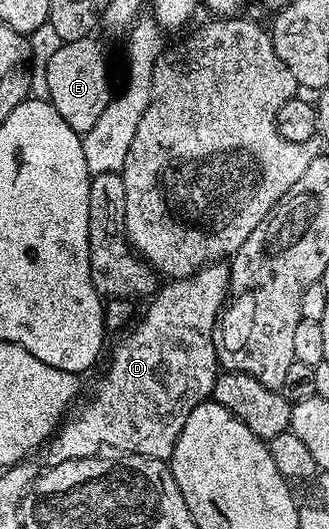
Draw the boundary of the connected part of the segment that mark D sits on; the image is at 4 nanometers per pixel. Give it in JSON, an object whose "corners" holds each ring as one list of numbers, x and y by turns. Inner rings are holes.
{"corners":[[214,263,205,265,190,277,178,277,165,283,150,303,145,318,136,322,137,330,114,351,93,398,73,418,70,416,44,446,43,454,49,465,58,465,67,459,95,457,102,451,116,451,121,455,134,453,160,461,172,457,175,443,187,423,187,415,210,400,217,382,219,362,213,339,219,314,229,295,229,271,228,264]]}

